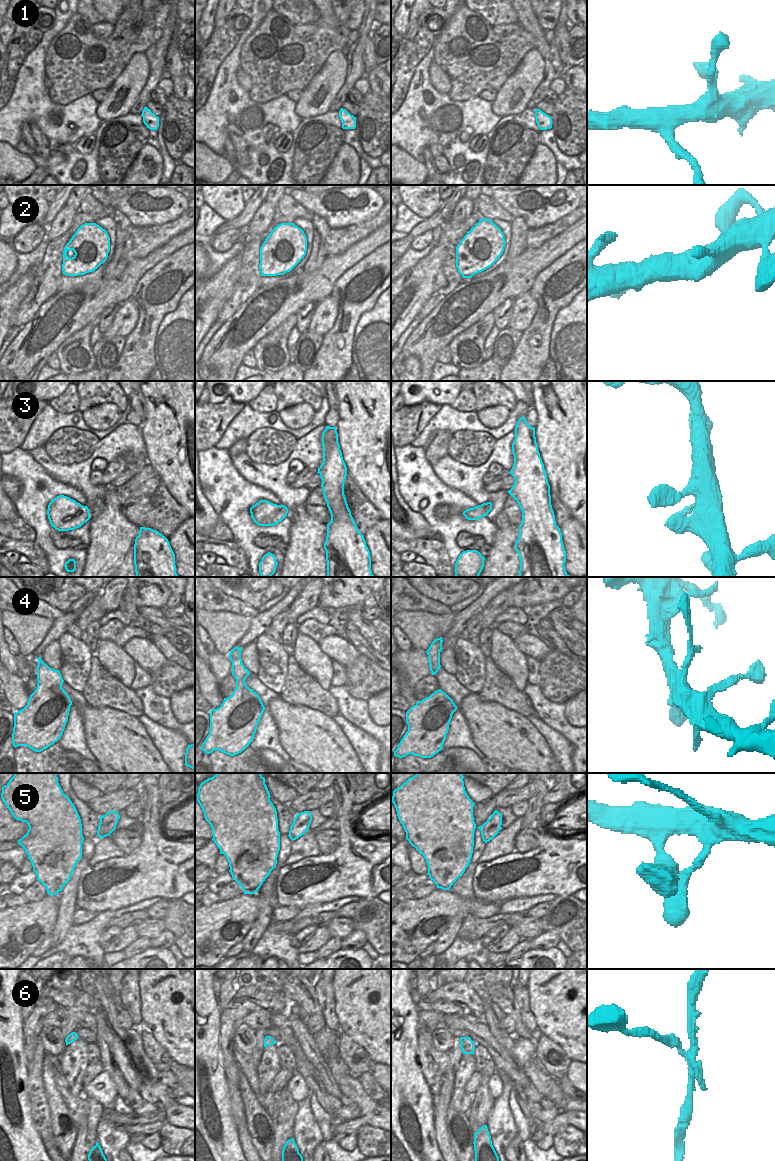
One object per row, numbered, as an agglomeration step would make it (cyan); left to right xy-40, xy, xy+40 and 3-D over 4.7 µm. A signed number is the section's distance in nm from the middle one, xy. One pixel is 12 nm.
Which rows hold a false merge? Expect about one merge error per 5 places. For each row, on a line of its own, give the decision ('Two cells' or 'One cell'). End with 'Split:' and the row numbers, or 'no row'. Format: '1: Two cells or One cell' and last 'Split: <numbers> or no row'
1: One cell
2: One cell
3: One cell
4: One cell
5: One cell
6: Two cells
Split: 6.

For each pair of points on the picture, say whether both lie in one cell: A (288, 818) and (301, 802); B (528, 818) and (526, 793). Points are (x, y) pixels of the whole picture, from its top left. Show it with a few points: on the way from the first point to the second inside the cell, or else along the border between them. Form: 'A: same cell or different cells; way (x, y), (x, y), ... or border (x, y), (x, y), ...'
A: different cells; border (287, 805), (296, 814)
B: different cells; border (535, 794), (527, 800)

